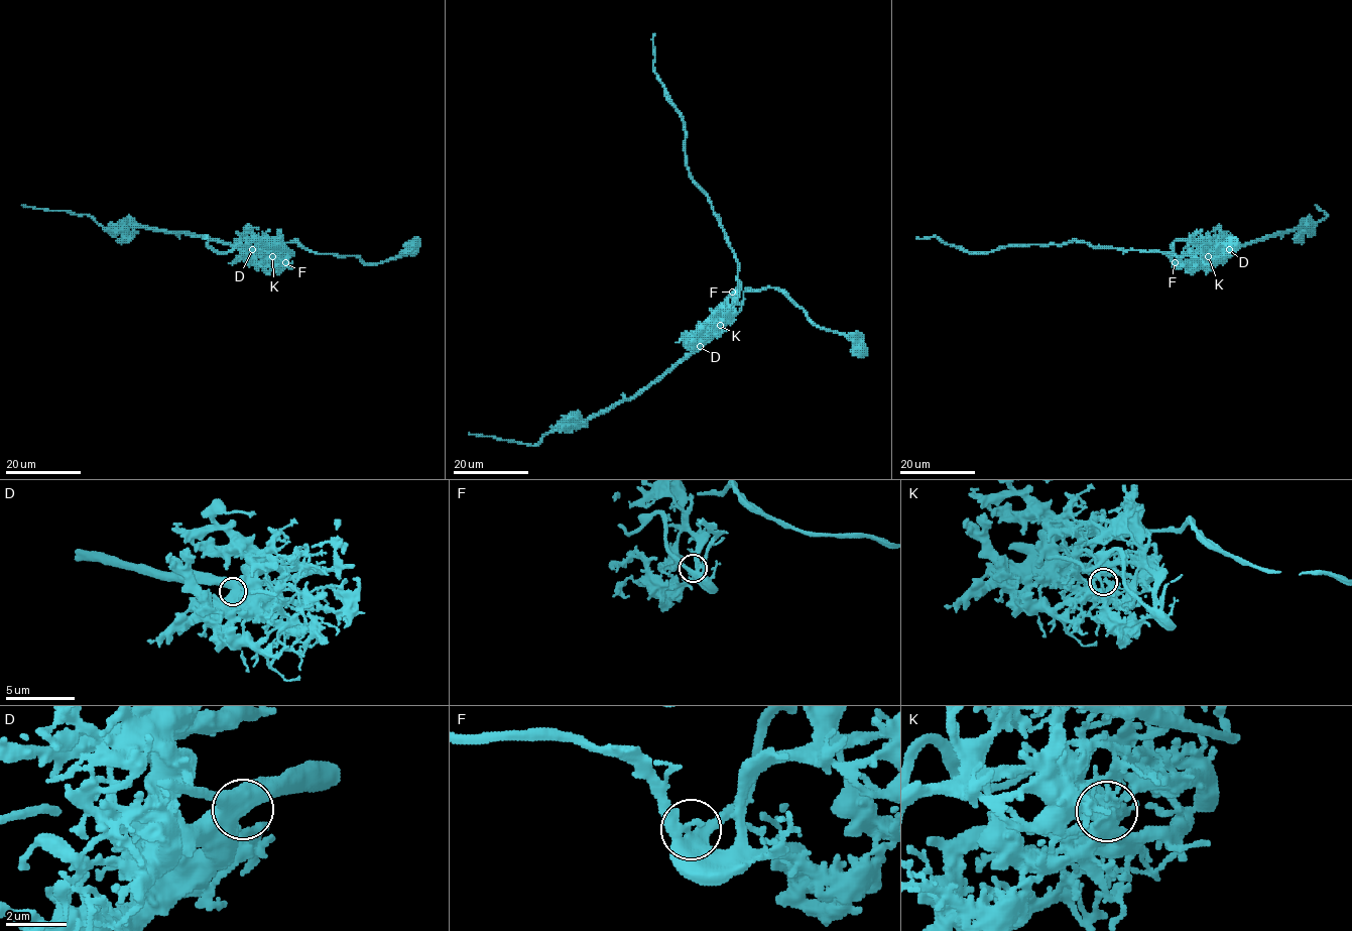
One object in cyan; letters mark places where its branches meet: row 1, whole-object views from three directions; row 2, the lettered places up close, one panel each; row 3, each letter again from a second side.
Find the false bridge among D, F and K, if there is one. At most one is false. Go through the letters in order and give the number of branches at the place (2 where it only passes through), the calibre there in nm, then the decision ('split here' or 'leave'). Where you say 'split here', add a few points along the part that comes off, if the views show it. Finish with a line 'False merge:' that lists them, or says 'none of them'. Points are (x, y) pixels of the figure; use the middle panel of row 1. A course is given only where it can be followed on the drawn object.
D: 3 branches meet; 500 nm thick; leave
F: 2 branches meet; 440 nm thick; leave
K: 5 branches meet; 320 nm thick; split here; foreign part runs (719, 325), (733, 302), (738, 261), (710, 199), (690, 176), (686, 160), (684, 121), (654, 71), (654, 33)
False merge: K

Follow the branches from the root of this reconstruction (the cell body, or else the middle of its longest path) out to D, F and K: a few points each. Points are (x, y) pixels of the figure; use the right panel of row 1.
D: (1232, 246), (1210, 264), (1198, 257), (1171, 253), (1177, 240), (1205, 242), (1229, 249)
F: (1232, 246), (1206, 264), (1198, 257), (1172, 254), (1177, 240), (1199, 242), (1181, 258), (1179, 265), (1175, 262)
K: (1232, 246), (1206, 264), (1198, 257), (1172, 254), (1172, 246), (1177, 240), (1198, 242), (1208, 249), (1207, 256)

